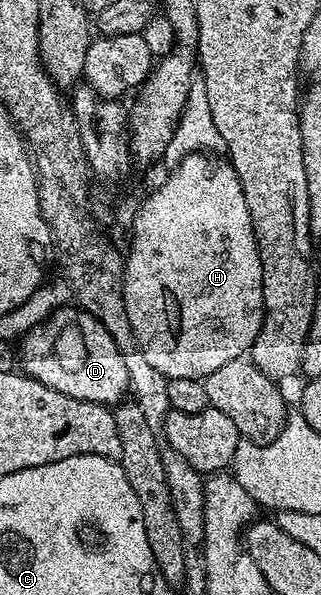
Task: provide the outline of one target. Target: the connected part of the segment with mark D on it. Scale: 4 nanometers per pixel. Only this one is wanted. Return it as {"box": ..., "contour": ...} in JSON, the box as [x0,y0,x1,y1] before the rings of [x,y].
{"box":[16,305,130,405],"contour":[[[77,305],[59,307],[23,335],[18,345],[16,363],[21,374],[48,385],[48,389],[103,405],[117,405],[127,398],[130,378],[128,369],[124,369],[124,357],[116,349],[116,341],[112,341],[108,329],[92,313]]]}

